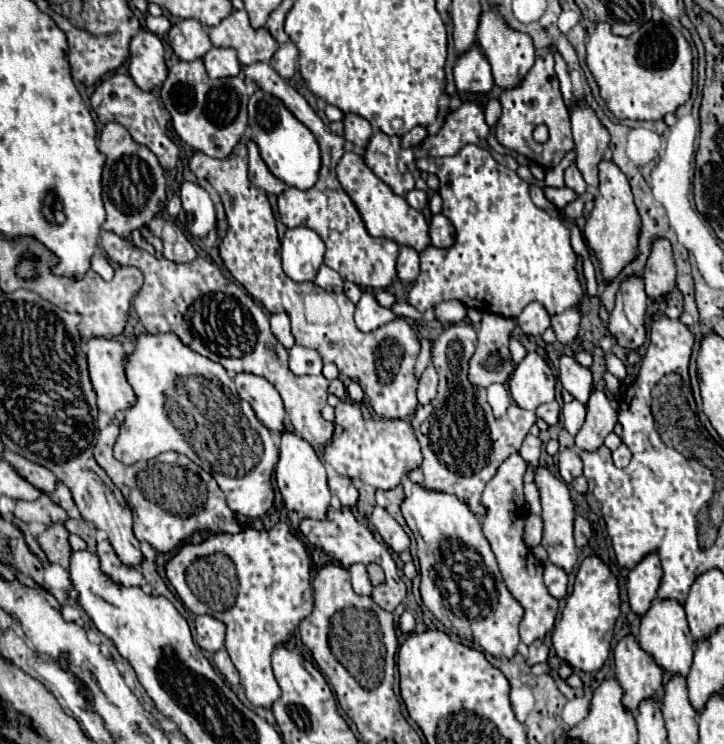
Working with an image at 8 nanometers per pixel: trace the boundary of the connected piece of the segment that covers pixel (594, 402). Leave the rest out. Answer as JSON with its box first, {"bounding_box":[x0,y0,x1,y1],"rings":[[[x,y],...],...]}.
{"bounding_box":[576,390,618,450],"rings":[[[592,390],[586,404],[586,422],[576,434],[576,446],[584,450],[596,450],[604,444],[604,438],[614,430],[618,422],[618,402],[608,400],[606,392]]]}

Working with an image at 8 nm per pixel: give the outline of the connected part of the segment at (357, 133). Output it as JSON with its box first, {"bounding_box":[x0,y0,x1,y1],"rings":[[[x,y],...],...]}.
{"bounding_box":[342,112,372,154],"rings":[[[352,112],[344,114],[342,124],[344,124],[346,140],[352,140],[356,146],[356,152],[360,154],[366,148],[368,138],[372,136],[372,126],[364,118],[360,118],[358,114],[352,114]]]}

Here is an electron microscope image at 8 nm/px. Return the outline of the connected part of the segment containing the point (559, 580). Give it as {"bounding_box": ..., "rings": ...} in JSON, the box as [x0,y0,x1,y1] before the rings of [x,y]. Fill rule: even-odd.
{"bounding_box":[544,564,568,598],"rings":[[[546,564],[544,568],[544,582],[548,586],[548,592],[554,598],[564,598],[566,596],[566,584],[568,584],[568,576],[564,572],[564,568],[556,566],[556,564]]]}

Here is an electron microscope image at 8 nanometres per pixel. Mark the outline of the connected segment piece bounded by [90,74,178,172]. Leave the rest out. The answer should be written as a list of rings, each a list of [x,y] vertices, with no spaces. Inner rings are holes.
[[[112,74],[112,76],[104,78],[104,80],[96,86],[96,90],[94,90],[92,98],[90,98],[90,104],[94,106],[94,112],[98,114],[98,120],[100,120],[102,124],[118,122],[118,124],[122,124],[122,126],[130,132],[130,136],[132,136],[138,144],[150,148],[150,150],[156,154],[156,158],[158,158],[158,162],[160,162],[160,166],[162,166],[164,172],[168,172],[168,170],[172,170],[172,168],[176,166],[176,162],[178,162],[178,148],[176,148],[176,144],[166,136],[166,130],[168,130],[166,126],[168,126],[168,122],[170,122],[168,110],[160,104],[160,100],[158,100],[152,92],[140,90],[140,88],[132,82],[130,76]]]

